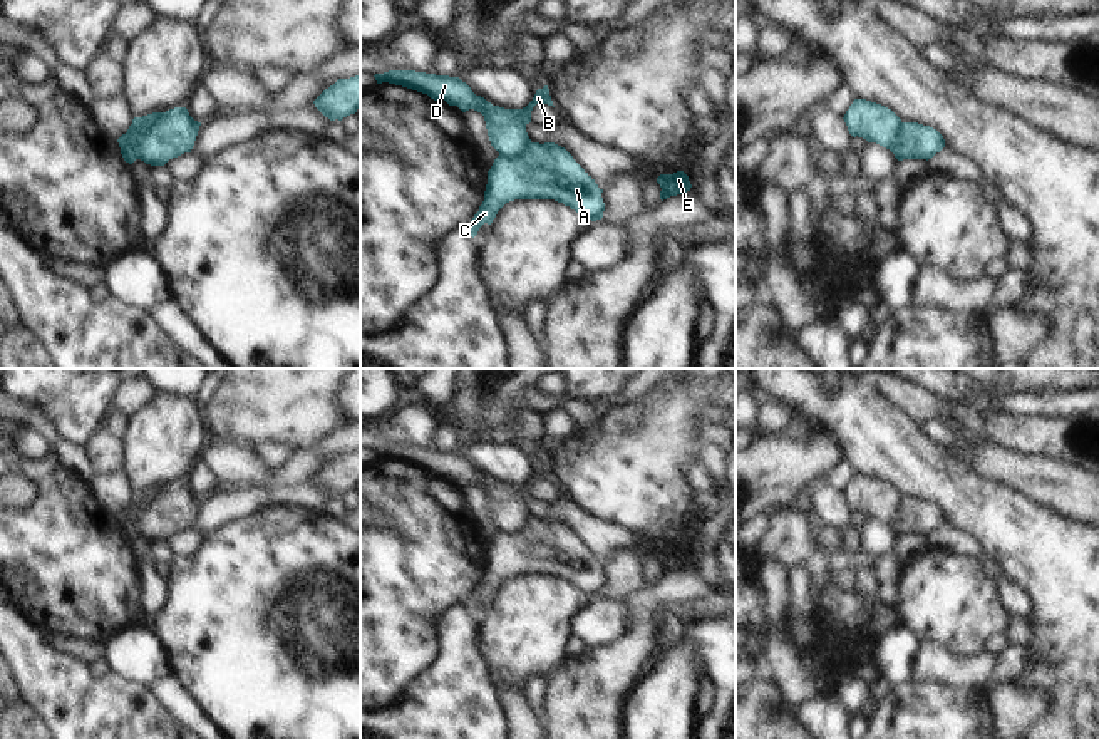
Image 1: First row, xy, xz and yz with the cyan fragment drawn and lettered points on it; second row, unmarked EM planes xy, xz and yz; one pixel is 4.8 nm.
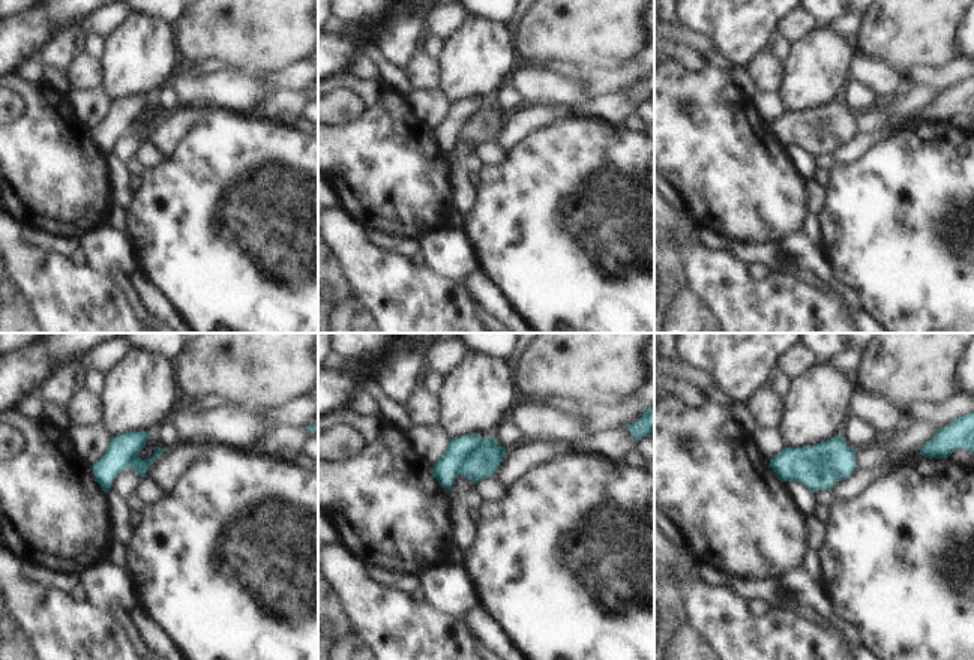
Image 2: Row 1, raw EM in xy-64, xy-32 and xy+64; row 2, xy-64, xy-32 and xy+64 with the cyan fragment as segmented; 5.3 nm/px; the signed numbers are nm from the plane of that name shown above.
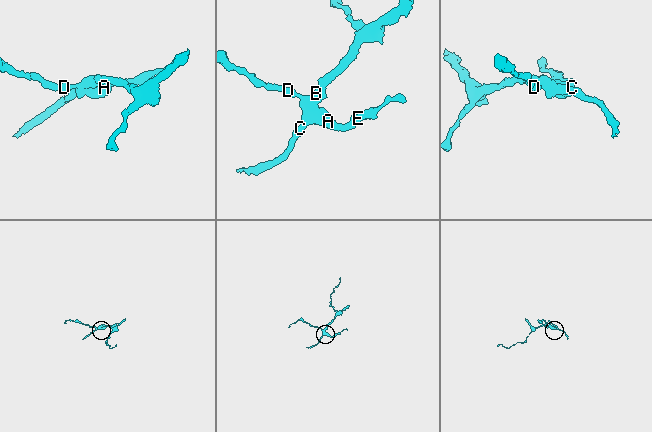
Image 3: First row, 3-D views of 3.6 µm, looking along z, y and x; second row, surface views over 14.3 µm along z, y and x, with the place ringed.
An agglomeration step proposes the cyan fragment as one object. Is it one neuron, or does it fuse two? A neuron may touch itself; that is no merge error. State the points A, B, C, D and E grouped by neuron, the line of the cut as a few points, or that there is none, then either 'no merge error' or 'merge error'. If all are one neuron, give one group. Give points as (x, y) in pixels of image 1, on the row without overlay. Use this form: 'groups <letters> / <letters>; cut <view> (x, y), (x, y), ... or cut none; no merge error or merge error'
groups A C E / B D; cut xy (163, 488), (138, 513), (136, 533); merge error

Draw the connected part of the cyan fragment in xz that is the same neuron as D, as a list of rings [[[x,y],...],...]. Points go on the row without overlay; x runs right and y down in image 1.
[[[389,446],[374,452],[377,459],[389,457],[427,469],[434,476],[444,474],[449,481],[457,481],[462,488],[469,484],[481,488],[486,496],[491,521],[506,535],[519,531],[531,516],[526,501],[531,498],[533,483],[536,479],[553,481],[548,461],[538,464],[526,483],[504,484],[476,471],[459,452],[415,446]]]

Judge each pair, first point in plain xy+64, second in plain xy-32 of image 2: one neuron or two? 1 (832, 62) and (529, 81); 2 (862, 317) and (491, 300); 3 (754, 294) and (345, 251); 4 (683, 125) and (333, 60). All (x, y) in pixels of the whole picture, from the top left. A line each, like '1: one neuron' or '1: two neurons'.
1: two neurons
2: one neuron
3: one neuron
4: two neurons

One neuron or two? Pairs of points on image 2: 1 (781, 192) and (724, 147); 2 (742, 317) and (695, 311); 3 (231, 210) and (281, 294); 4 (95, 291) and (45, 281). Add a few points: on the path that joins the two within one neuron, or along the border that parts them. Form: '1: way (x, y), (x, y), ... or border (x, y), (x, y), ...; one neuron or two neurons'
1: way (767, 191), (737, 161); one neuron
2: border (688, 290), (716, 317); two neurons
3: way (252, 231), (266, 245), (266, 273); one neuron
4: way (83, 291), (57, 291); one neuron

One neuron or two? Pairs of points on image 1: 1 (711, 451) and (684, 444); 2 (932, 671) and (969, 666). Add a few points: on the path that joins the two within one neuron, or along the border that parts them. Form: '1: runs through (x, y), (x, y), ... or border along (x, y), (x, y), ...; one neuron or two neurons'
1: border along (704, 441), (694, 454); two neurons
2: runs through (940, 669), (960, 669); one neuron

